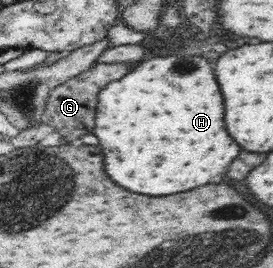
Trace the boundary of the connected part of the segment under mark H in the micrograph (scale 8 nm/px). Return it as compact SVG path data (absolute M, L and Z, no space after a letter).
M181 53L141 60L123 79L108 83L98 93L96 109L95 135L105 153L105 171L117 185L133 193L163 197L207 185L217 181L241 151L225 129L223 97L213 67L205 57Z

